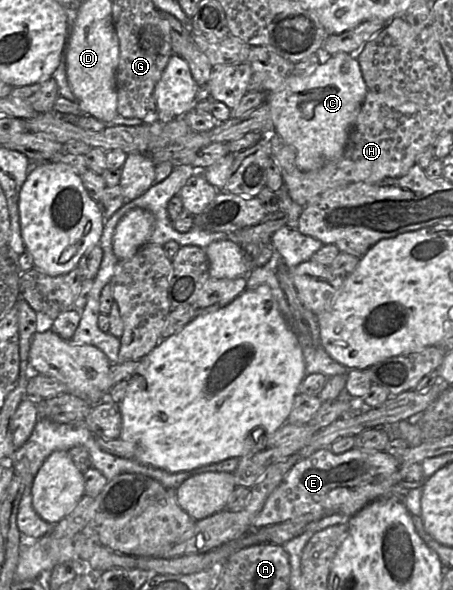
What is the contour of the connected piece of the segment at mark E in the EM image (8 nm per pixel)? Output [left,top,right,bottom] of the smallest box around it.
[252,447,400,528]

